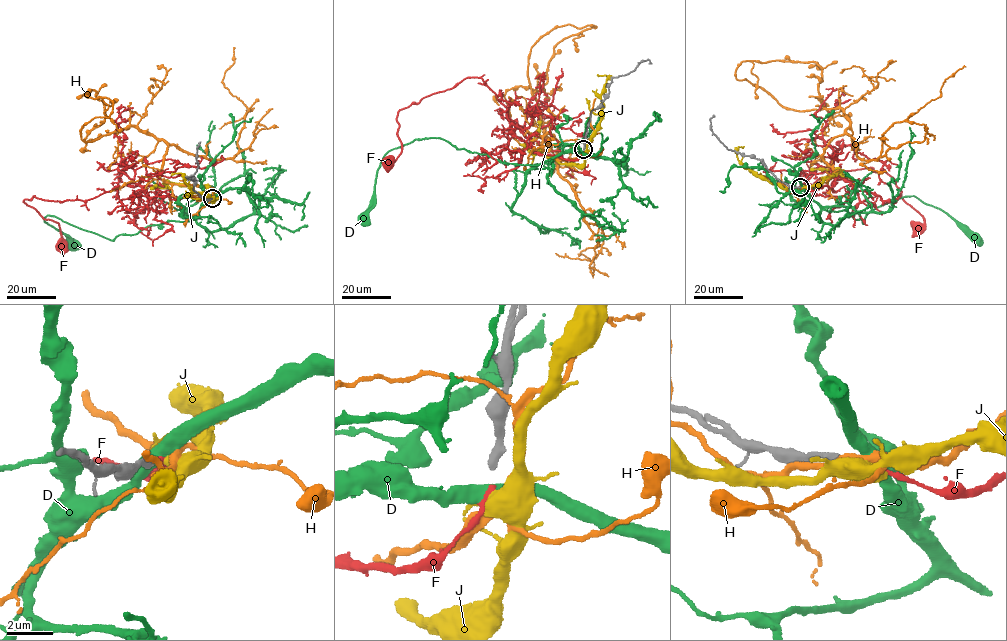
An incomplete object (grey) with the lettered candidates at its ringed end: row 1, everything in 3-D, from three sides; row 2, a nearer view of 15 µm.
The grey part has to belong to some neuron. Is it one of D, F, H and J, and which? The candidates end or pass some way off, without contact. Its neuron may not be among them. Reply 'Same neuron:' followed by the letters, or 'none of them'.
Same neuron: F

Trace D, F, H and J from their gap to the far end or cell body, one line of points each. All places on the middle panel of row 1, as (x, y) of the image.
D: (583, 151), (562, 152), (537, 165), (516, 164), (444, 139), (413, 140), (384, 155), (361, 220)
F: (583, 151), (574, 160), (538, 154), (496, 93), (480, 78), (468, 77), (399, 111), (402, 152), (388, 165)
H: (585, 150), (544, 150), (558, 143), (528, 55), (595, 25), (554, 48), (544, 89), (506, 91), (510, 116)
J: (584, 151), (585, 160), (577, 166), (560, 163), (539, 153), (531, 154), (527, 145), (540, 120)

